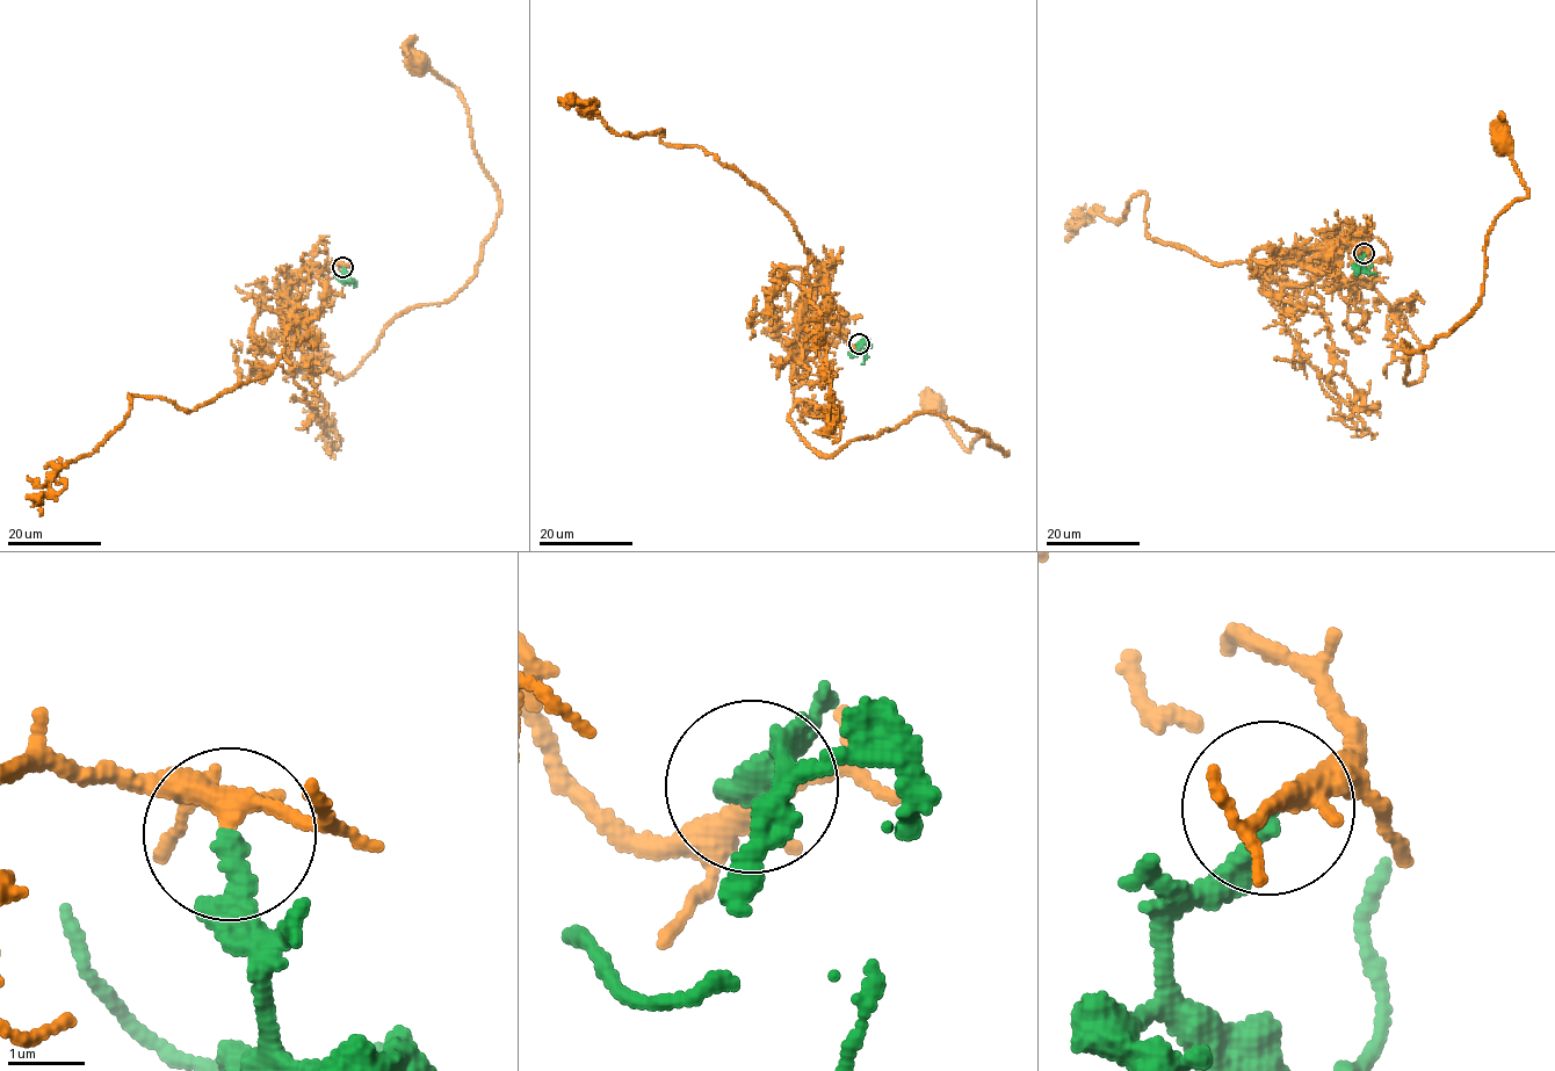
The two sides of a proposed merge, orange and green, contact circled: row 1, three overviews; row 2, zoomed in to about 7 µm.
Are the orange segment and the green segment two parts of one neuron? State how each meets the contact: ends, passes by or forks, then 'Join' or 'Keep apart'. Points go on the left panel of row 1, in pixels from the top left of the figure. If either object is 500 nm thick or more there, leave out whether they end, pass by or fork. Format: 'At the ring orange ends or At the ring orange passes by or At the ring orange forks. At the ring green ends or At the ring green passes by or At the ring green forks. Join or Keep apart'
At the ring orange passes by. At the ring green ends. Join

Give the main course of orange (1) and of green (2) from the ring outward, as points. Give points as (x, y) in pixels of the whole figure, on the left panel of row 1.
1: (344, 267), (281, 313), (284, 342), (342, 377), (403, 312), (456, 295), (500, 209), (460, 92), (417, 65)
2: (344, 267), (342, 282), (333, 272)

